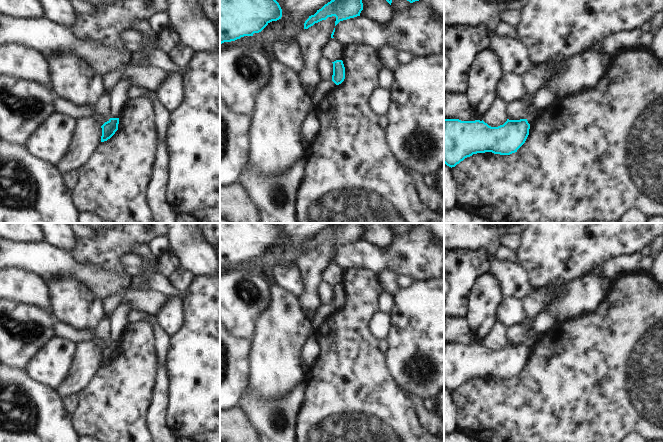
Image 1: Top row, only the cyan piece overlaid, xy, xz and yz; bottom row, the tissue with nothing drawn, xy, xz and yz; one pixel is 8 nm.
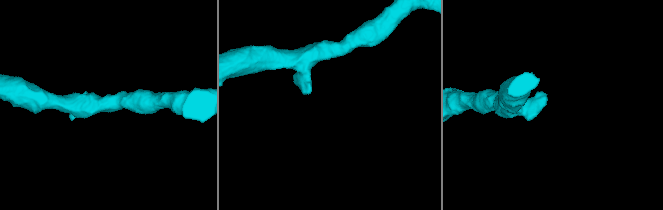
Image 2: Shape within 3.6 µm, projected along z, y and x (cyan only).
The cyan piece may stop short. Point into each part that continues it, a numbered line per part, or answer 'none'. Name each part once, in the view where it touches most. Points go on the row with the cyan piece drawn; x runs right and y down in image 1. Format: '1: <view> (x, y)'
none

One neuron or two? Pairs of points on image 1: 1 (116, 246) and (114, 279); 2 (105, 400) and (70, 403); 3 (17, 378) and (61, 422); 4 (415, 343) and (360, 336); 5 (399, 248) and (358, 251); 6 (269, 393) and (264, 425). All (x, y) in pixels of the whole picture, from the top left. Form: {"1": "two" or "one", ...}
{"1": "two", "2": "two", "3": "one", "4": "two", "5": "one", "6": "two"}

